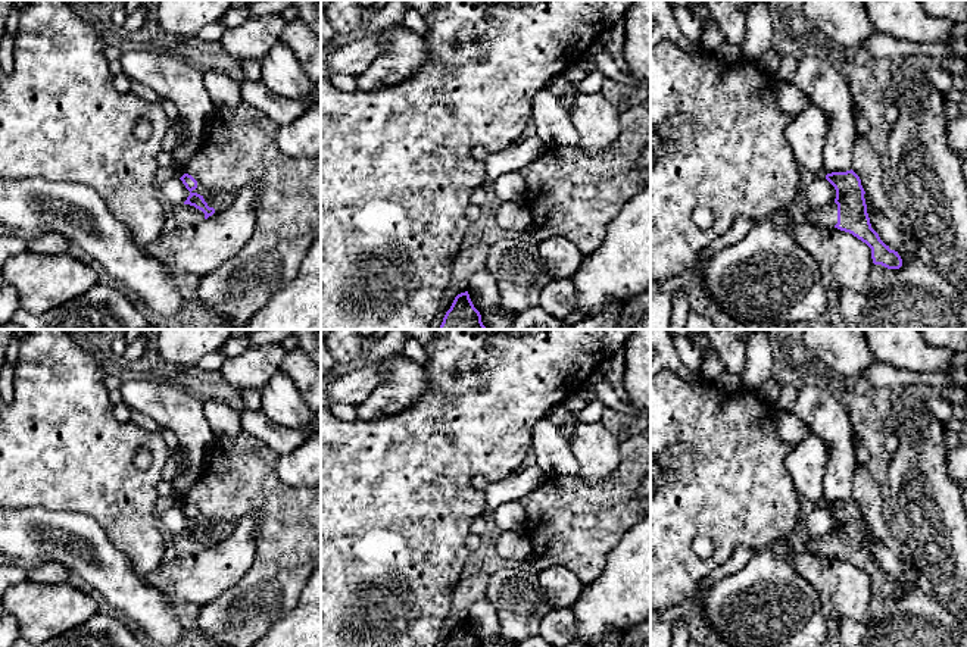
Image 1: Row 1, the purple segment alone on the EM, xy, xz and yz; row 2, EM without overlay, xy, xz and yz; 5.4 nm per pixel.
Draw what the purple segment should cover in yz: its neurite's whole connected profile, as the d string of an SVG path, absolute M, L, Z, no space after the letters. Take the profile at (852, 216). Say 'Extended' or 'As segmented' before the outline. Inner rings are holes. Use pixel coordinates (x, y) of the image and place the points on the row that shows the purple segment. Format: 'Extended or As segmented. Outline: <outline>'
Extended. Outline: M851 169L827 174L826 179L835 187L836 199L829 206L811 209L808 222L852 234L871 249L874 265L899 269L902 259L898 251L890 250L871 228L860 176Z

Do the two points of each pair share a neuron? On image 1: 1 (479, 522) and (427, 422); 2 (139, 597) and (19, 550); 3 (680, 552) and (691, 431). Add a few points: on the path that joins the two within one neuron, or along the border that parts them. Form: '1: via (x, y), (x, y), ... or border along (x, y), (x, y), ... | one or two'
1: border along (482, 513), (471, 521), (468, 531) | two
2: via (103, 559), (99, 544), (90, 535), (36, 519) | one
3: via (680, 522), (682, 460) | one

